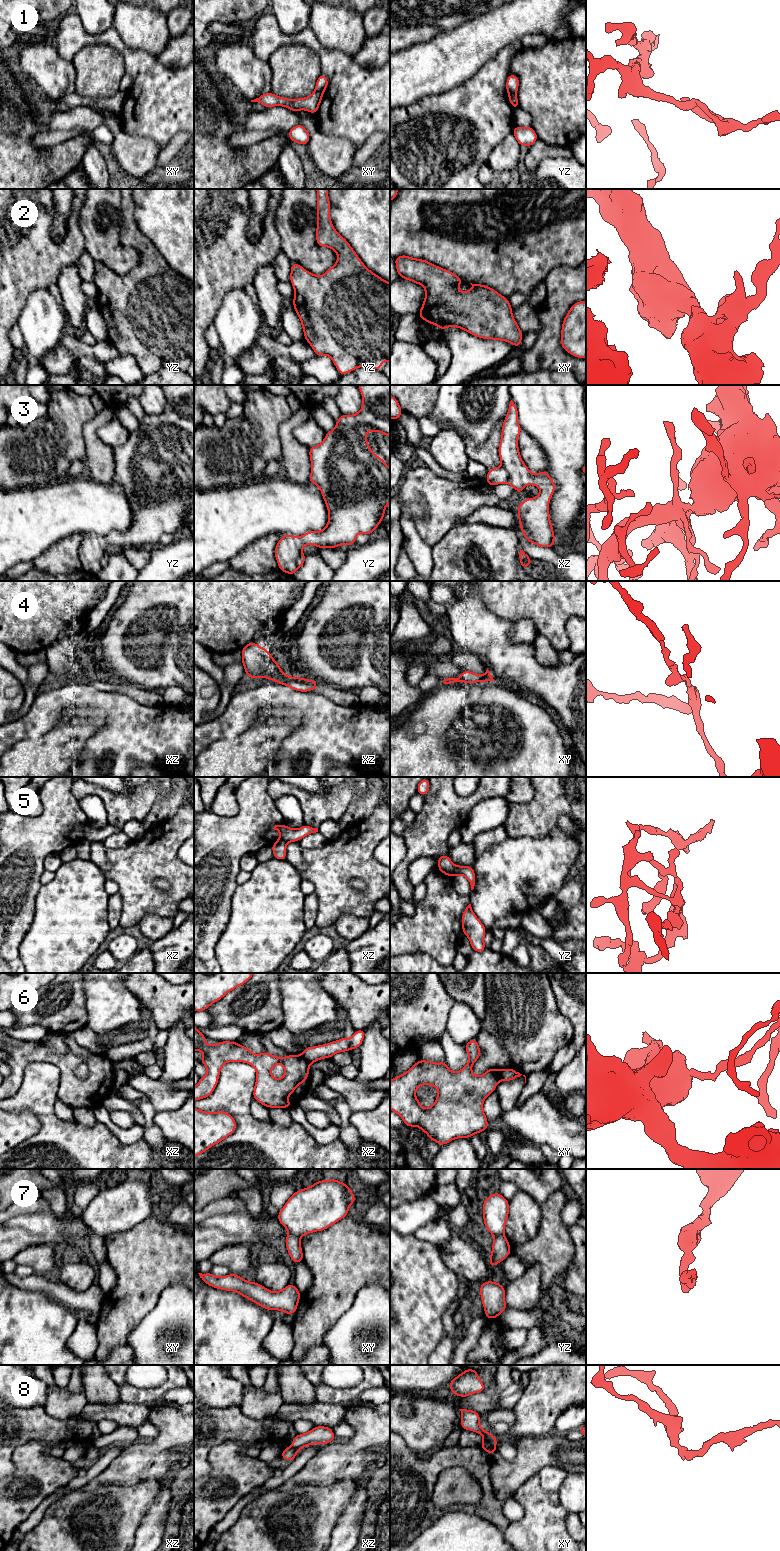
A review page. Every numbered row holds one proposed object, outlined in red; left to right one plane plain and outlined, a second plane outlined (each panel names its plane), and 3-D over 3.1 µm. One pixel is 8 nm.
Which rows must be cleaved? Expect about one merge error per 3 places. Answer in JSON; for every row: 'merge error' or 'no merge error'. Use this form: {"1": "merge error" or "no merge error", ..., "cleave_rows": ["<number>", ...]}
{"1": "merge error", "2": "no merge error", "3": "no merge error", "4": "no merge error", "5": "merge error", "6": "merge error", "7": "merge error", "8": "merge error", "cleave_rows": ["1", "5", "6", "7", "8"]}

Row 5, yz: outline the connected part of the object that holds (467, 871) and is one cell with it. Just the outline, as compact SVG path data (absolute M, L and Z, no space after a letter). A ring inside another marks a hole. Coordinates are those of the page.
M454 865L454 868L457 875L464 876L469 880L471 890L473 890L476 881L474 868L471 866L459 866L459 865Z

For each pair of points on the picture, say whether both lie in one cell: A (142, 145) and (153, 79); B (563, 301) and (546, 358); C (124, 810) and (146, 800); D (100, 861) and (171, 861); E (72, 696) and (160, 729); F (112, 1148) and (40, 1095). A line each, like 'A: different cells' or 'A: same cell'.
A: different cells
B: same cell
C: same cell
D: different cells
E: same cell
F: same cell

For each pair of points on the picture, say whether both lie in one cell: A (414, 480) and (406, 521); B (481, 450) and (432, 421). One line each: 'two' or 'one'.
A: two
B: two

